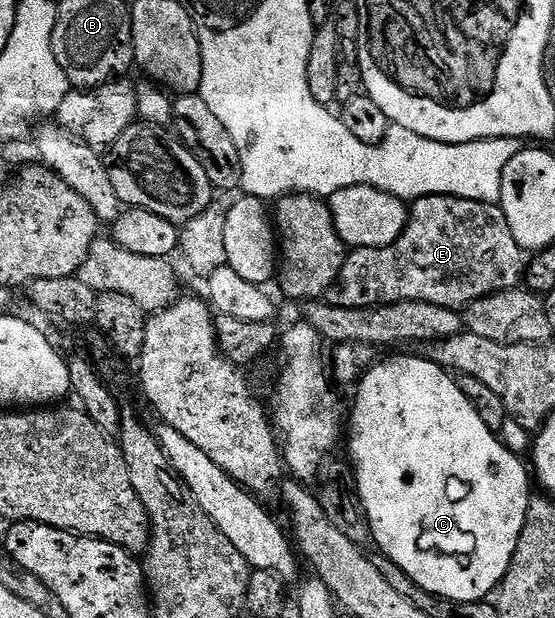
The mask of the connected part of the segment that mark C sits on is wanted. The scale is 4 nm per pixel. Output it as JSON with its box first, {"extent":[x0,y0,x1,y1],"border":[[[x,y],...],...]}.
{"extent":[349,357,533,602],"border":[[[430,357],[423,358],[387,358],[379,362],[371,371],[358,379],[359,391],[355,394],[355,407],[349,410],[349,426],[351,422],[351,459],[355,483],[359,485],[359,499],[367,513],[371,531],[375,537],[375,546],[397,568],[405,572],[405,576],[413,579],[425,592],[436,594],[438,598],[448,598],[454,602],[481,602],[494,586],[502,582],[509,564],[513,560],[513,552],[517,548],[517,540],[521,536],[521,528],[525,524],[527,509],[533,497],[532,479],[529,470],[523,467],[524,459],[514,454],[503,445],[502,437],[496,431],[485,428],[481,416],[477,416],[477,408],[467,404],[458,381],[444,371],[443,367],[432,362]]]}

